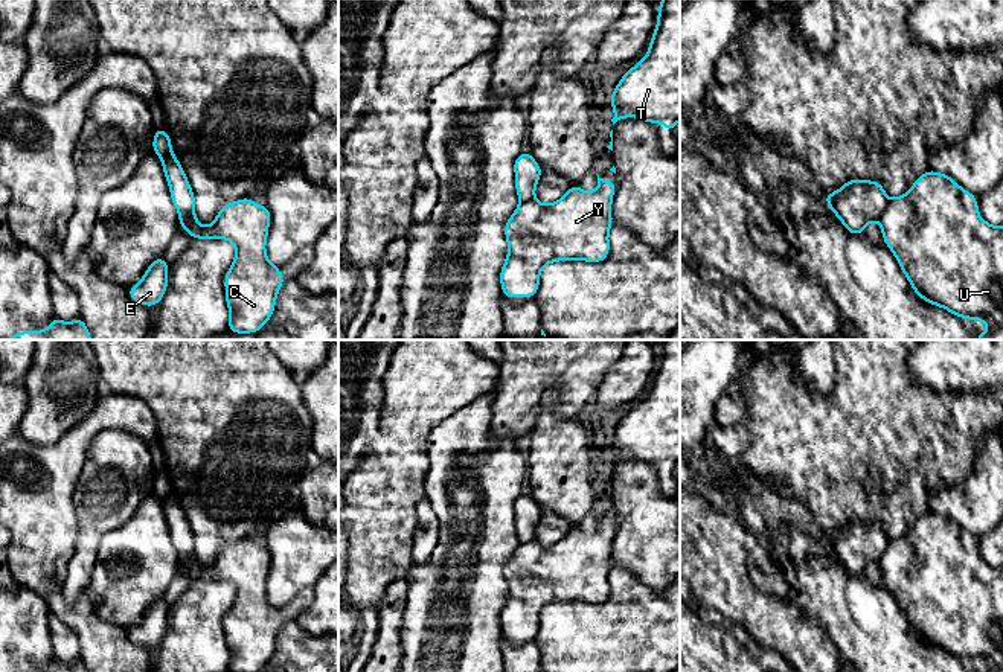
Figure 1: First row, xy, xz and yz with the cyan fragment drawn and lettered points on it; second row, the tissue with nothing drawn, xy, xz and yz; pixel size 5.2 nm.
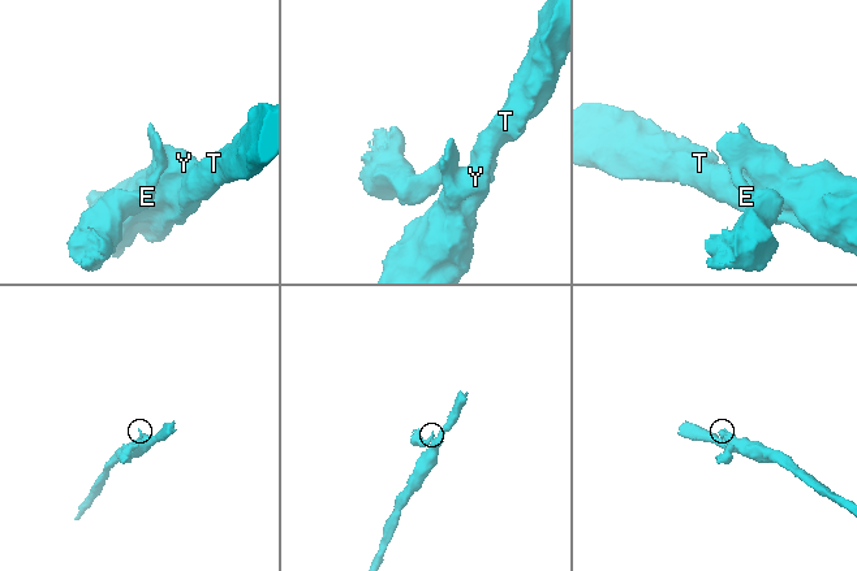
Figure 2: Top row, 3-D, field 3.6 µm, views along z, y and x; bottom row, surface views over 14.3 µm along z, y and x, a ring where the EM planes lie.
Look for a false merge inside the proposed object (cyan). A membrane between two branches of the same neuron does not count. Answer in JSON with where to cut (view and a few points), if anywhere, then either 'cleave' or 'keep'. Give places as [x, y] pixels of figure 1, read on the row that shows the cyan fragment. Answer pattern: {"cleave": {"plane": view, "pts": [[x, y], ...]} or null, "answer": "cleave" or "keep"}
{"cleave": {"plane": "yz", "pts": [[889, 200], [878, 220]]}, "answer": "cleave"}

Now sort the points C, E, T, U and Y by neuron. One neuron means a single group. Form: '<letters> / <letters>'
C T U Y / E

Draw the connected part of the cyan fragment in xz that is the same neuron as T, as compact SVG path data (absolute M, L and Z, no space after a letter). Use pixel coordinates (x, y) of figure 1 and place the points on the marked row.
M662 0L655 30L648 53L637 61L617 82L610 105L614 110L613 125L623 117L636 117L652 125L663 123L668 133L680 120L680 0Z

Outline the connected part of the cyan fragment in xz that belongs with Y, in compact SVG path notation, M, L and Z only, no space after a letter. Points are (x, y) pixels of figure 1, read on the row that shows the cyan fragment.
M598 175L594 192L573 184L556 203L521 201L505 224L508 256L500 270L503 296L535 297L540 273L558 261L604 262L616 180Z

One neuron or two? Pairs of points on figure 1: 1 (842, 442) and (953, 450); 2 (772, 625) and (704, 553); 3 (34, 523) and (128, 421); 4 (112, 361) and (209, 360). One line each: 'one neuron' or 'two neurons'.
1: one neuron
2: one neuron
3: one neuron
4: one neuron

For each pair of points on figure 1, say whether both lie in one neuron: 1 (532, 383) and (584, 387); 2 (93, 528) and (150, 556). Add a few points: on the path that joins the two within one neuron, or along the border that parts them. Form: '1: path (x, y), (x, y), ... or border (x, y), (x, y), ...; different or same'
1: path (544, 371), (567, 371), (572, 375); same
2: border (134, 512), (122, 526), (102, 537), (93, 567); different

